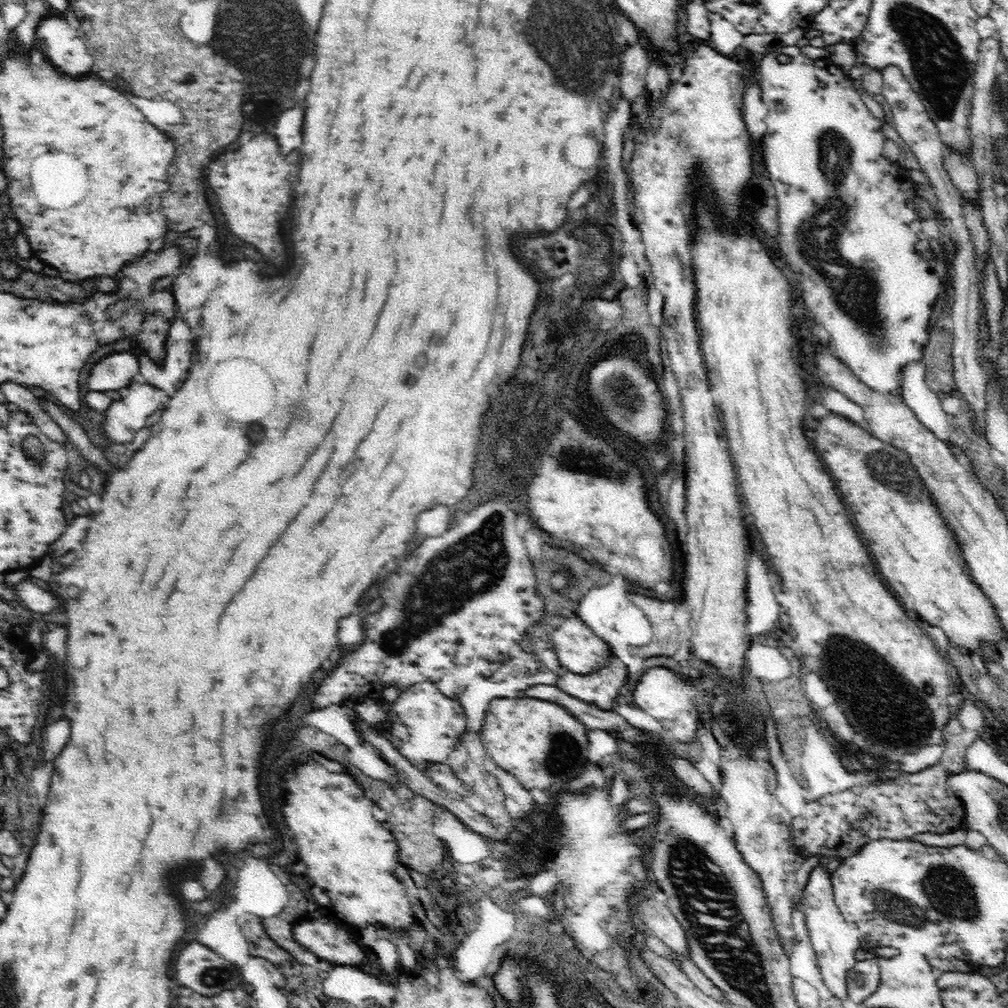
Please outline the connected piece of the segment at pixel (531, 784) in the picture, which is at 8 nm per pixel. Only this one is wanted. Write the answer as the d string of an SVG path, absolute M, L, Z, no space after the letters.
M519 695L517 698L494 698L484 716L484 724L480 730L480 740L496 765L508 770L520 784L526 788L574 788L574 782L582 778L584 766L588 766L586 746L588 740L584 736L584 726L568 714L562 706L537 698Z

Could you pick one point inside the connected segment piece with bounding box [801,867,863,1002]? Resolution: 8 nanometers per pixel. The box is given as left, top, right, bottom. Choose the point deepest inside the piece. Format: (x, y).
(834, 941)

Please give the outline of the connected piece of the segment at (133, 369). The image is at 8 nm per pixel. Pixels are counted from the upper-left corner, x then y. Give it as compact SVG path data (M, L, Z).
M129 351L113 352L95 362L88 374L88 388L106 392L128 387L139 377L136 354Z

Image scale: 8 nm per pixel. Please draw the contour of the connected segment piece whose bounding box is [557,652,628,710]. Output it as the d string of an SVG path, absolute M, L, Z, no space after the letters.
M613 652L605 665L591 673L572 673L564 669L557 678L557 687L584 701L612 710L612 700L628 684L628 668Z

